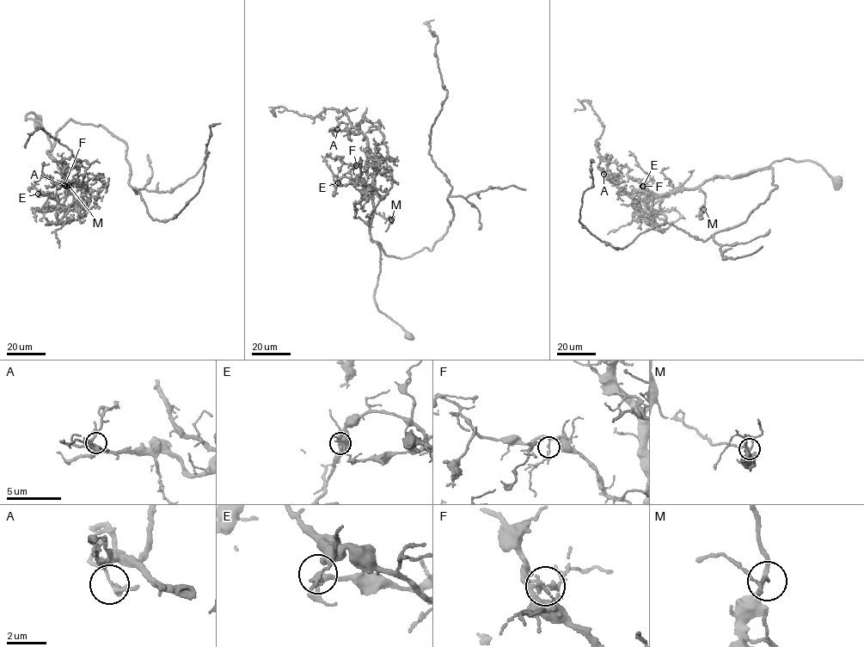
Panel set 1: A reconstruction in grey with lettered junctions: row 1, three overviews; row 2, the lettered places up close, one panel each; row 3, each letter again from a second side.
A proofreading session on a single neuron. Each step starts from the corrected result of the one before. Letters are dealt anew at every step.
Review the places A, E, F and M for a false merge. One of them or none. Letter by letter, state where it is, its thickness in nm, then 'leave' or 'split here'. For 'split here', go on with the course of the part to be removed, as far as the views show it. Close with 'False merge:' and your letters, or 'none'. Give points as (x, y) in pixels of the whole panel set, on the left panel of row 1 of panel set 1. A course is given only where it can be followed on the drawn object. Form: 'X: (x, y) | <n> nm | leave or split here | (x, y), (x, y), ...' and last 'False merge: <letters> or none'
A: (66, 186) | 180 nm | leave
E: (38, 194) | 130 nm | split here | (38, 194), (52, 194), (58, 200), (54, 208), (62, 210), (79, 203), (83, 194), (91, 189)
F: (64, 185) | 150 nm | leave
M: (69, 185) | 180 nm | leave
False merge: E

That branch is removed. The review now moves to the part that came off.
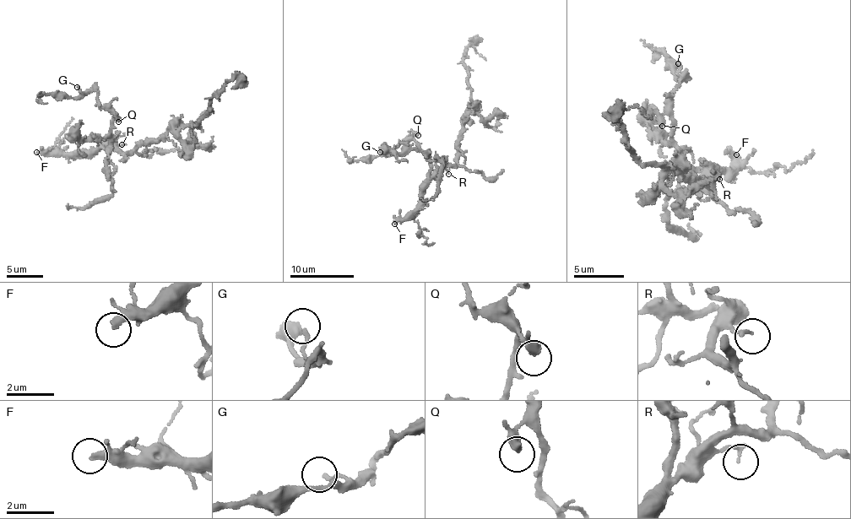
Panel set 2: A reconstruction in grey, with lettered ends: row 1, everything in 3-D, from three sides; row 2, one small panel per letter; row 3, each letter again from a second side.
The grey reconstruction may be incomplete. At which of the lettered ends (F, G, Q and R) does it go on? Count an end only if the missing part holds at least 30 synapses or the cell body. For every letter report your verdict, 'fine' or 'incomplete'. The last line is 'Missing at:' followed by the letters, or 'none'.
F: incomplete
G: fine
Q: fine
R: fine
Missing at: F

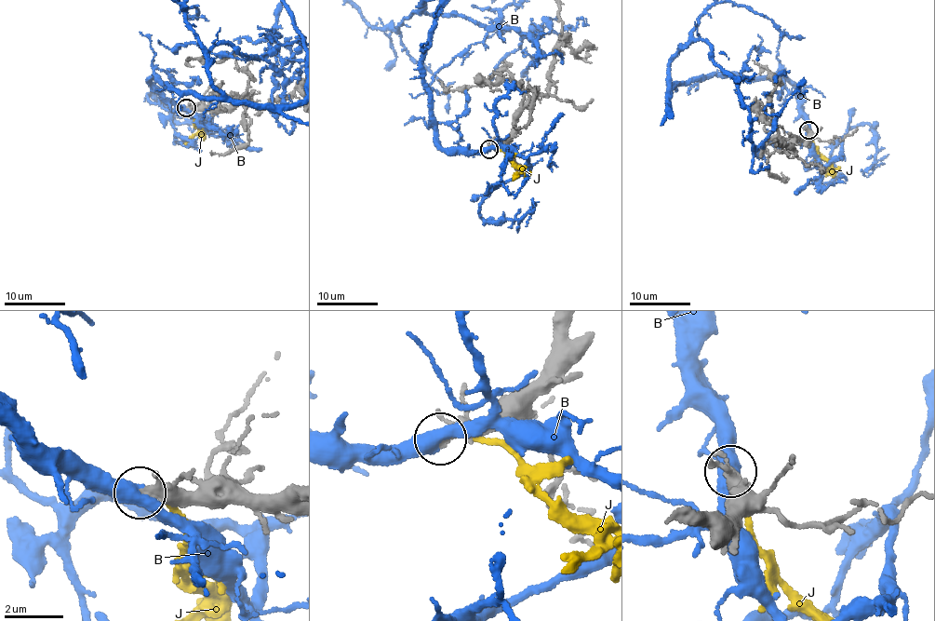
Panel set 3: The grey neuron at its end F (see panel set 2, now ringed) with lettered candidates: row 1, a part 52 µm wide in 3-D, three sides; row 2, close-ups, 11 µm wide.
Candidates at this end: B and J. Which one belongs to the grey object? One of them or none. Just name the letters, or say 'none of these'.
B

